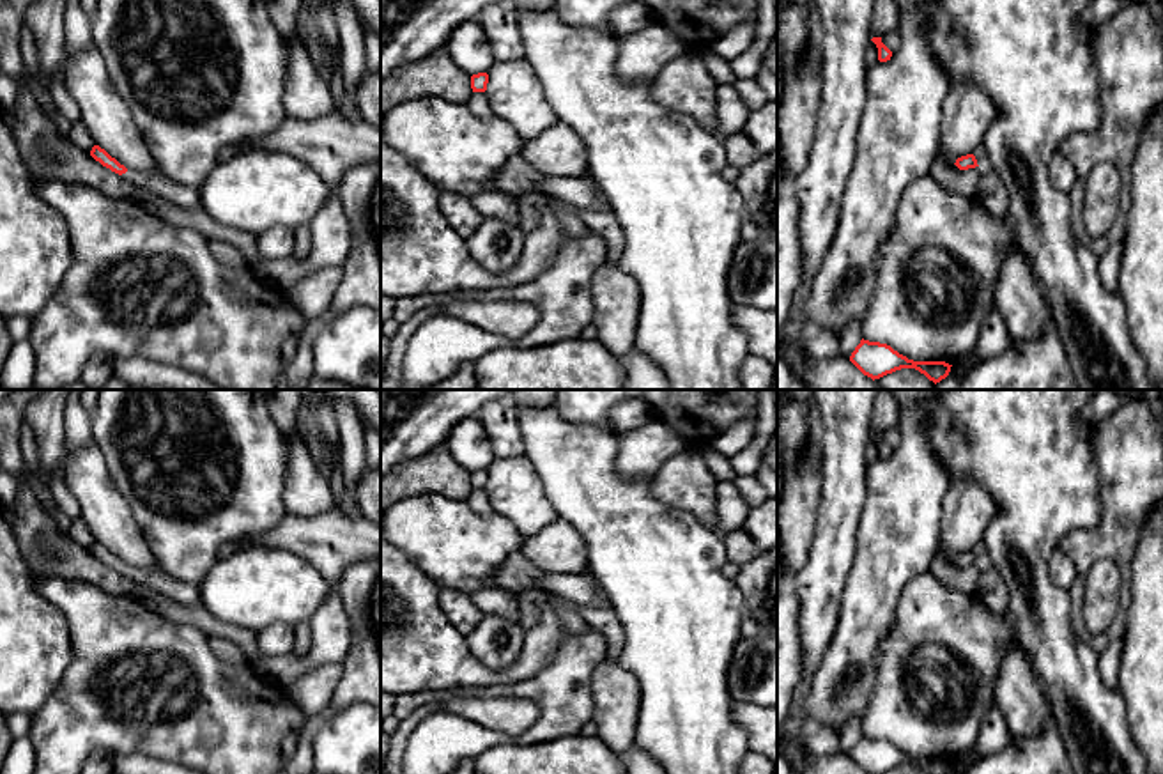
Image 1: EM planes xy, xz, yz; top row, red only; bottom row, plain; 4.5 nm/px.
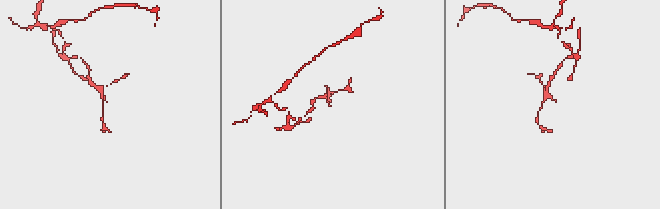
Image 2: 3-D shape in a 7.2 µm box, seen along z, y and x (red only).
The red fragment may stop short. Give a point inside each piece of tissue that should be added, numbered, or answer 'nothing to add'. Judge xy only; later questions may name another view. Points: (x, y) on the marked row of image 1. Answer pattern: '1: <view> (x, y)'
1: xy (158, 183)

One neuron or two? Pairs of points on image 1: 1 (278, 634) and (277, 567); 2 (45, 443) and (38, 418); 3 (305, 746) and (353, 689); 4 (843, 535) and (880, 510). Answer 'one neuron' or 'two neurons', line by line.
1: two neurons
2: one neuron
3: one neuron
4: two neurons

